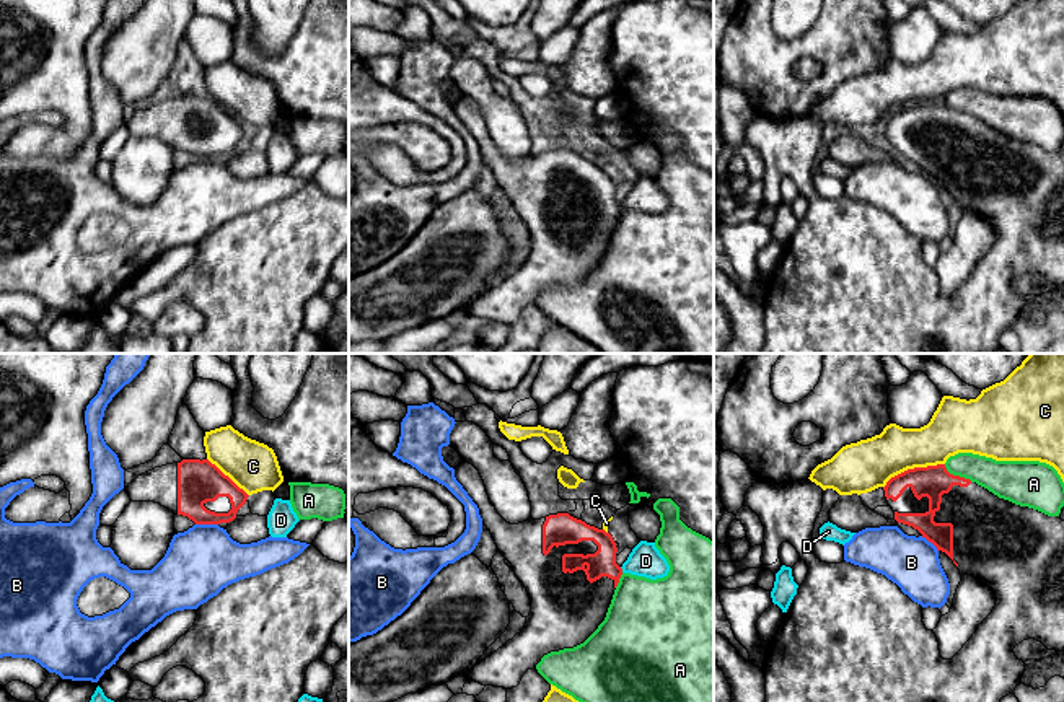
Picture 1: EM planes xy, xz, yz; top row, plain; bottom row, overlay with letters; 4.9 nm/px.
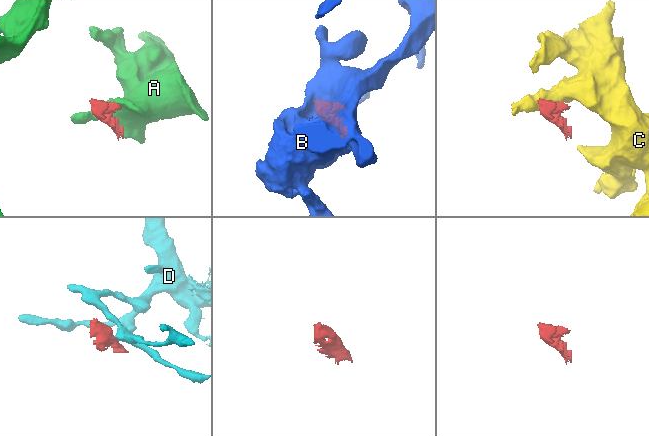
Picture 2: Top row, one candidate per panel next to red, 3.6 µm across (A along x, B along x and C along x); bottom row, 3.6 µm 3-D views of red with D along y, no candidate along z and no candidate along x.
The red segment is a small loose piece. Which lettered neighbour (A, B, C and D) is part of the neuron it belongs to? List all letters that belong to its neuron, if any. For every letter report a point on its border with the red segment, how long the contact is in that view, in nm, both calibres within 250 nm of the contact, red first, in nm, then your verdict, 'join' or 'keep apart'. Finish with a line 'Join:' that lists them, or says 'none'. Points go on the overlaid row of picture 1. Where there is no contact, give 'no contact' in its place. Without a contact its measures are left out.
A: yz (957, 476) | 170 nm | 160/190 nm | keep apart
B: xy (207, 523) | 110 nm | 200/340 nm | keep apart
C: yz (914, 468) | 320 nm | 160/260 nm | keep apart
D: xz (621, 569) | 30 nm | 130/160 nm | keep apart
Join: none

